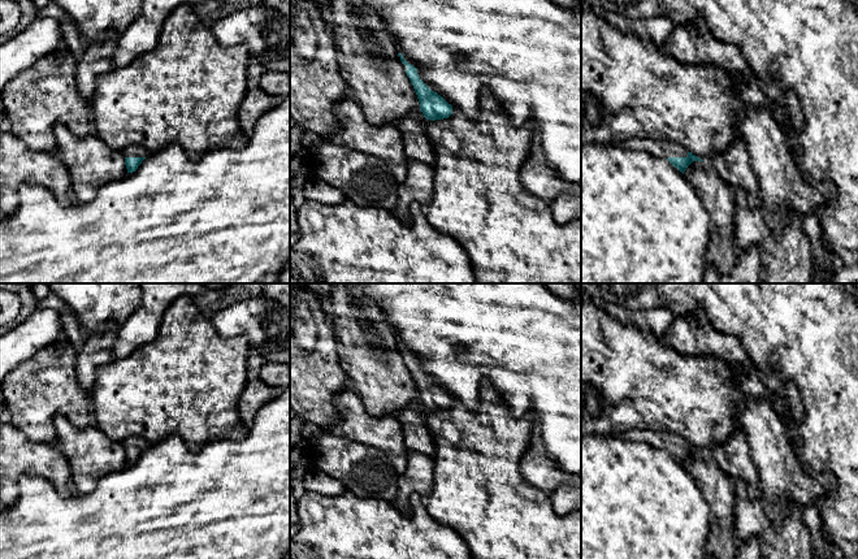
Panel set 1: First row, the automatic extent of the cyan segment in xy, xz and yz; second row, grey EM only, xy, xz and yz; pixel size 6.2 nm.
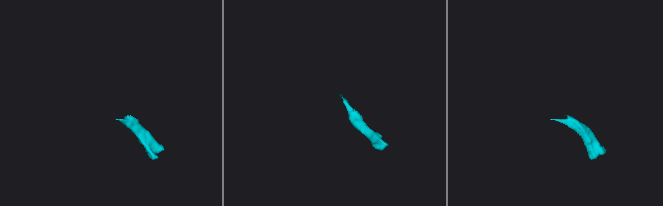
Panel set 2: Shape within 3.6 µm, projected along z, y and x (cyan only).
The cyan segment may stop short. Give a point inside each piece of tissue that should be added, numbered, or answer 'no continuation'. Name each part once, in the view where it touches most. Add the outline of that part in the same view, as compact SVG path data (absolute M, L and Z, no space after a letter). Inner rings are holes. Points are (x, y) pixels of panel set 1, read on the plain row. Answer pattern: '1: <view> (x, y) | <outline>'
1: xz (399, 342) | M398 339L398 344L400 344L408 355L413 356L413 358L417 360L417 365L419 365L420 370L421 370L432 382L434 382L434 381L421 369L421 364L420 364L417 356L416 356L415 354L412 354L412 352L407 348L407 346L406 346L400 339Z

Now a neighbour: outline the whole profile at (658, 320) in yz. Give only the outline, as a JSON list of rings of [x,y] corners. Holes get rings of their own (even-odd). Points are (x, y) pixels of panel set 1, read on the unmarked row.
[[[620,304],[602,306],[607,315],[624,325],[633,325],[651,333],[658,341],[666,342],[668,329],[673,324],[673,315],[664,307],[654,307],[642,311],[627,309]]]

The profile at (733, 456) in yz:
[[[742,430],[734,432],[727,442],[707,452],[732,480],[745,481],[753,499],[759,495],[758,468]]]

